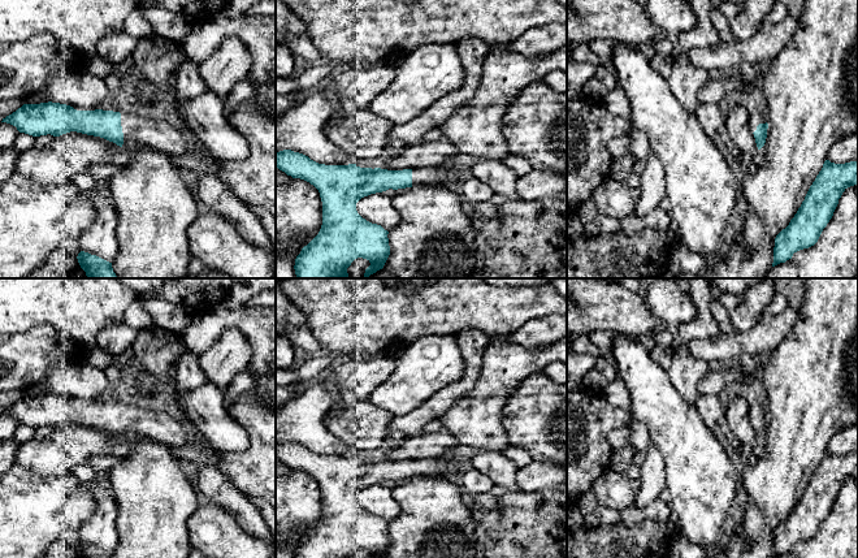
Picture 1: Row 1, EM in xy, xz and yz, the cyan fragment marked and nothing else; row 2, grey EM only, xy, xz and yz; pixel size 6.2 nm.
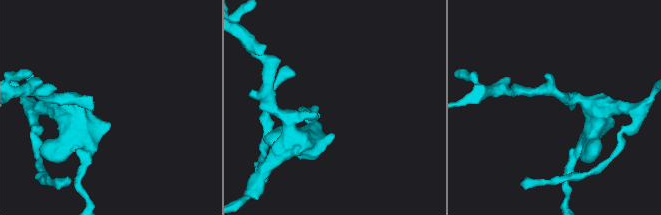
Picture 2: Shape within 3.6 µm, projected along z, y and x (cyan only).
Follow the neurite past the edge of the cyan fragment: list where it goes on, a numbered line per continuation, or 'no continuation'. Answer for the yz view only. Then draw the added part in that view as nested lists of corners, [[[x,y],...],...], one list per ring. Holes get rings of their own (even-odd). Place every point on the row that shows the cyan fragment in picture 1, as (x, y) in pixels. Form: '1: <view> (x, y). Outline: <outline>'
1: yz (754, 120). Outline: [[[754,113],[754,114],[750,114],[749,124],[750,124],[751,131],[754,133],[759,124],[766,124],[766,120],[759,113]]]

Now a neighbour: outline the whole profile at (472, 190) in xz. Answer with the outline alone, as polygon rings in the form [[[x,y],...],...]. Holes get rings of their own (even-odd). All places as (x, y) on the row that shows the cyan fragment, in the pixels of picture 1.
[[[467,177],[458,190],[465,202],[488,202],[495,195],[488,183],[473,177]]]

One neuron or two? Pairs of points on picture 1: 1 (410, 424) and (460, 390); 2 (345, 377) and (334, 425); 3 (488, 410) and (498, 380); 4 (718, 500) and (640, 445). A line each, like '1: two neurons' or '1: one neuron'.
1: one neuron
2: one neuron
3: one neuron
4: two neurons

